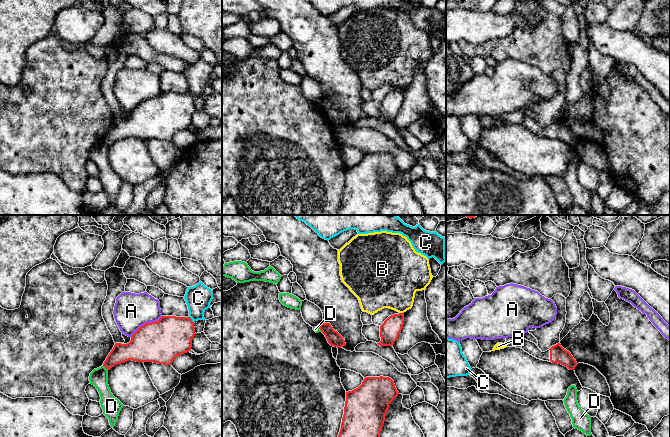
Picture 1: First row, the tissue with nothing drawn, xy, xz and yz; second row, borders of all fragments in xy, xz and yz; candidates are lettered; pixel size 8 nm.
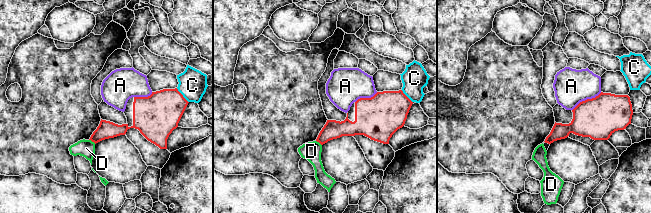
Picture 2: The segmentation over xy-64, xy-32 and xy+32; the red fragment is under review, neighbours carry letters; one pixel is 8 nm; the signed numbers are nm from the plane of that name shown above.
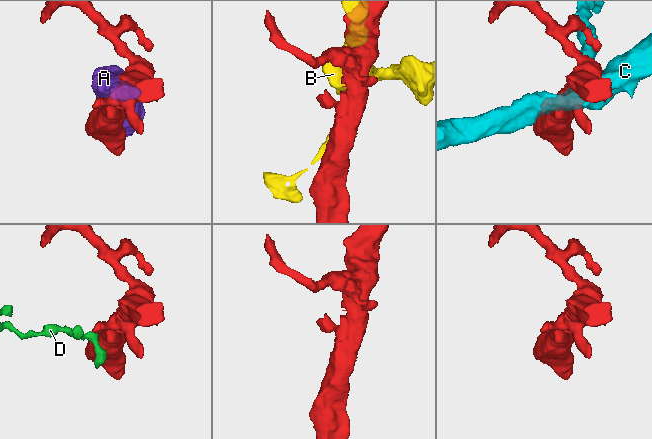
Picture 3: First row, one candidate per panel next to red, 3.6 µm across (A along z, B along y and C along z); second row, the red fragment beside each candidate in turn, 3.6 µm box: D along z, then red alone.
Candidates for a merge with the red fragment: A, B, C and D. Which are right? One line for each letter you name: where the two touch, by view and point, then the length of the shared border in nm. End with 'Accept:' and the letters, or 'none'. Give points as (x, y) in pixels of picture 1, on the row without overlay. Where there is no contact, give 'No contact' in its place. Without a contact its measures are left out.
Accept: none

